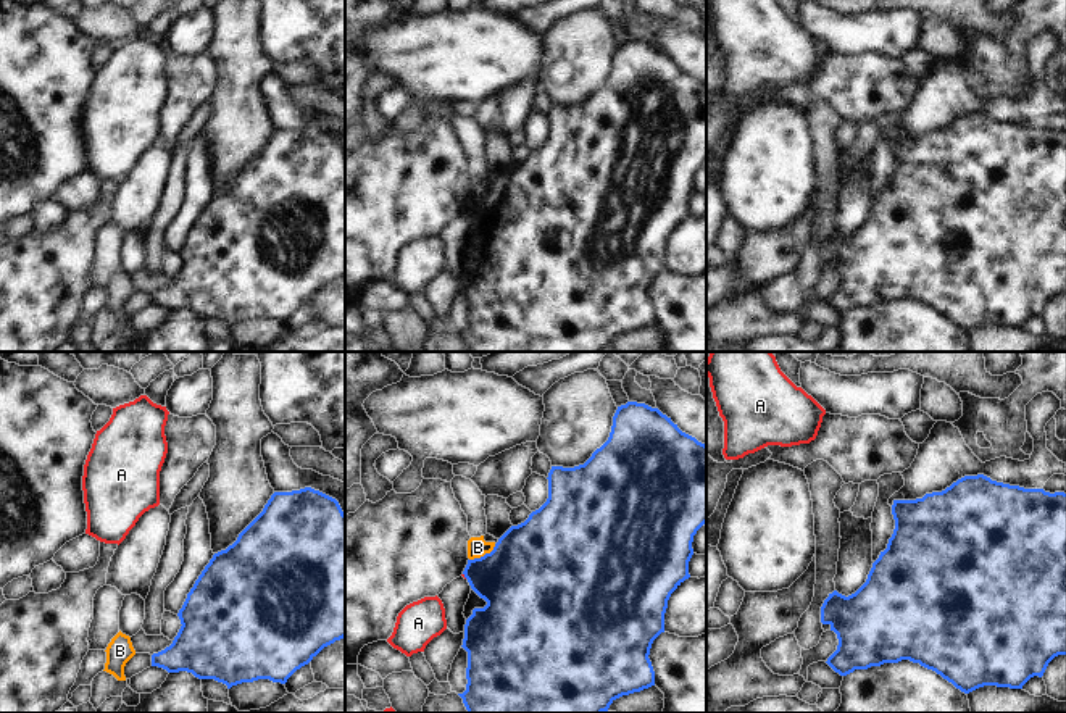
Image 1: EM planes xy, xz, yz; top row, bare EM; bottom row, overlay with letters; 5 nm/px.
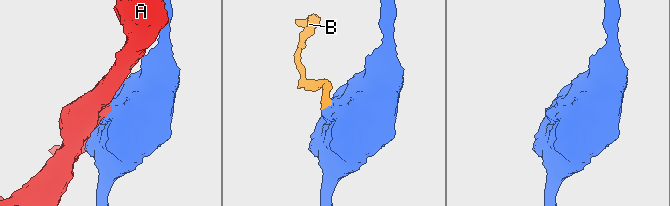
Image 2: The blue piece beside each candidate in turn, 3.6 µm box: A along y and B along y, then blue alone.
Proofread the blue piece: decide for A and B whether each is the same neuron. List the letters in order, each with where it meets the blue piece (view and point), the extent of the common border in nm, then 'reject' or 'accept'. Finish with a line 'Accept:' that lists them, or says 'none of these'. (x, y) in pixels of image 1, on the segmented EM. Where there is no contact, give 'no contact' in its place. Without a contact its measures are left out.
A: contact xz (465, 576); length 40 nm; reject
B: contact xz (484, 555); length 160 nm; reject
Accept: none of these

